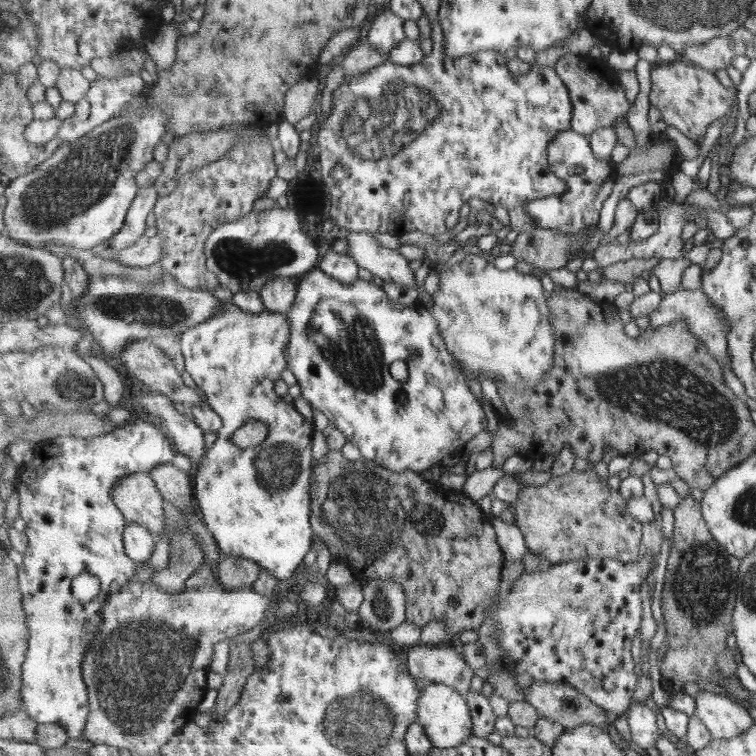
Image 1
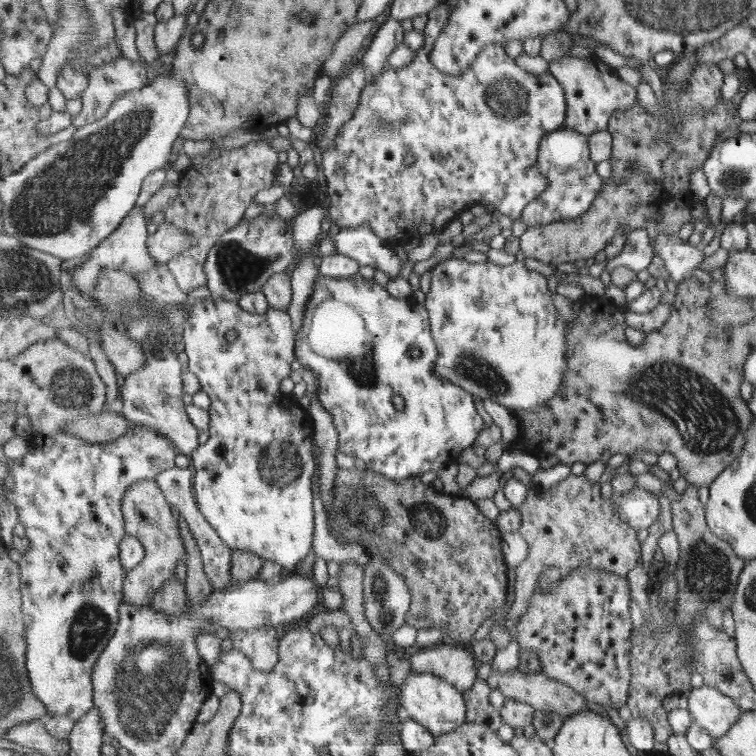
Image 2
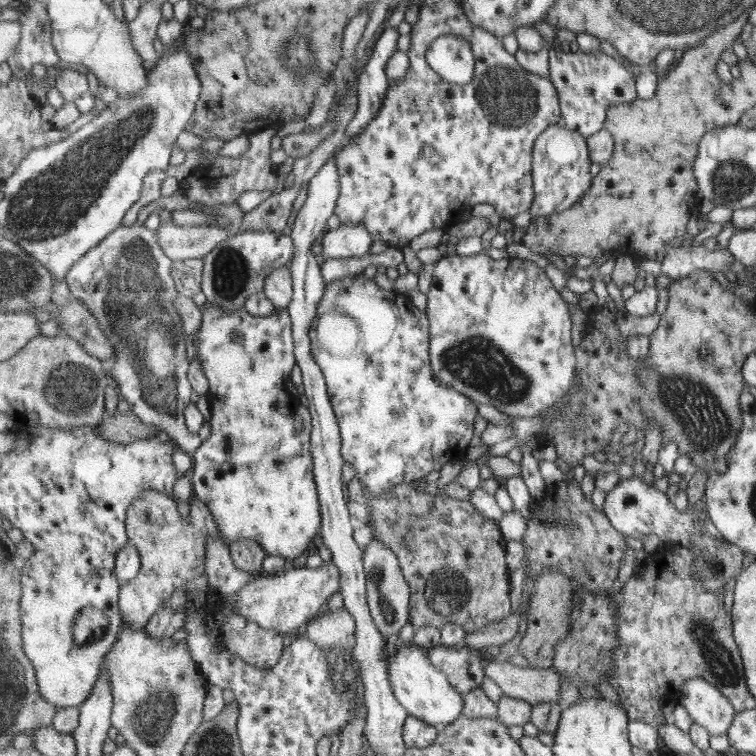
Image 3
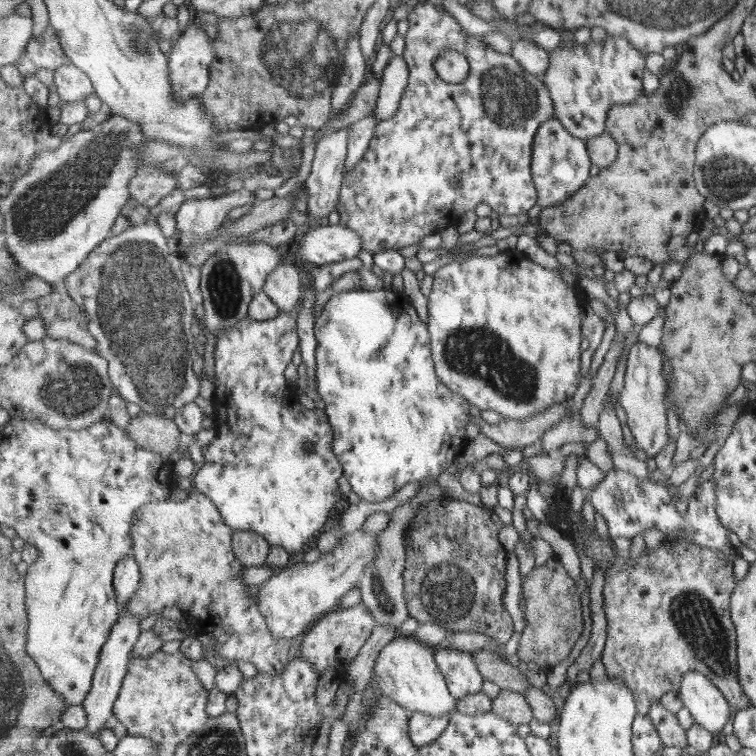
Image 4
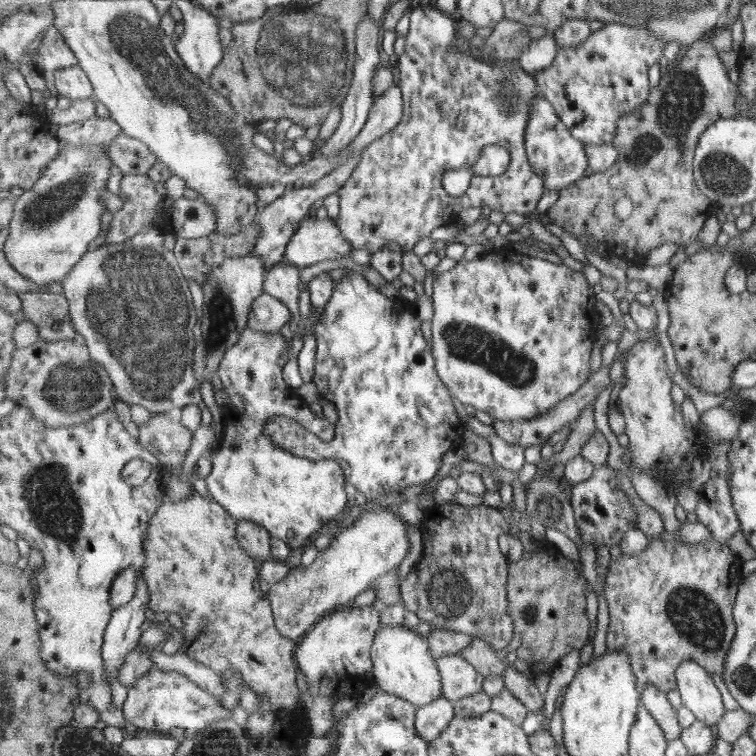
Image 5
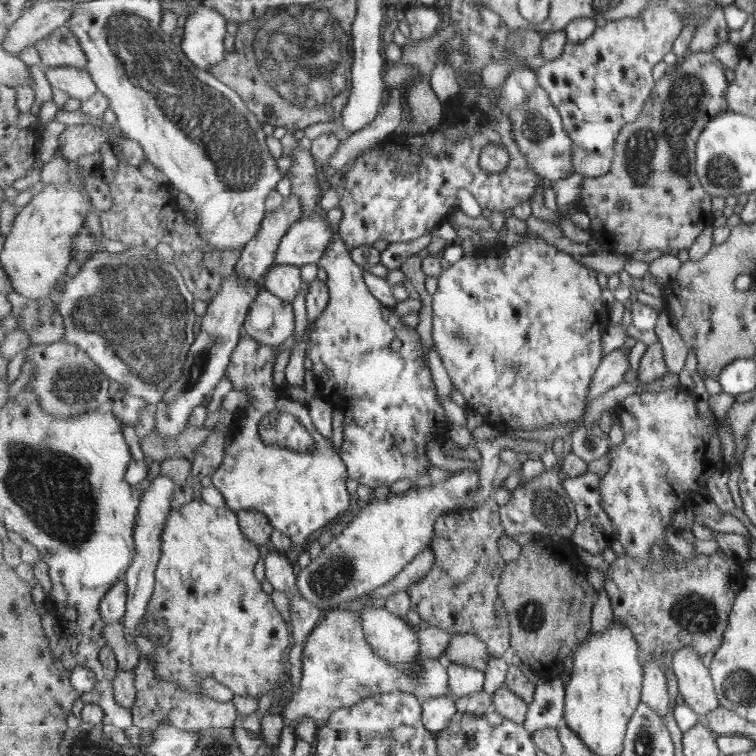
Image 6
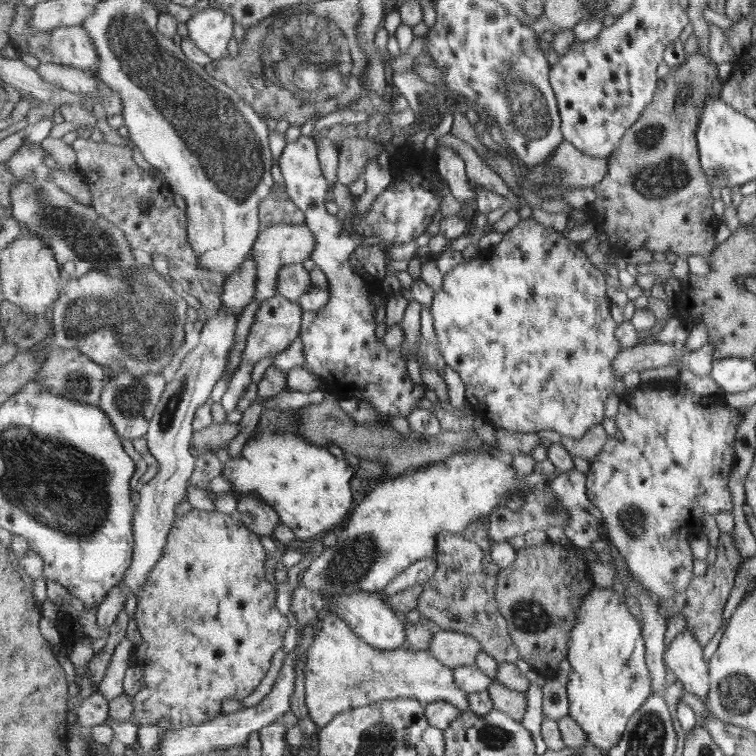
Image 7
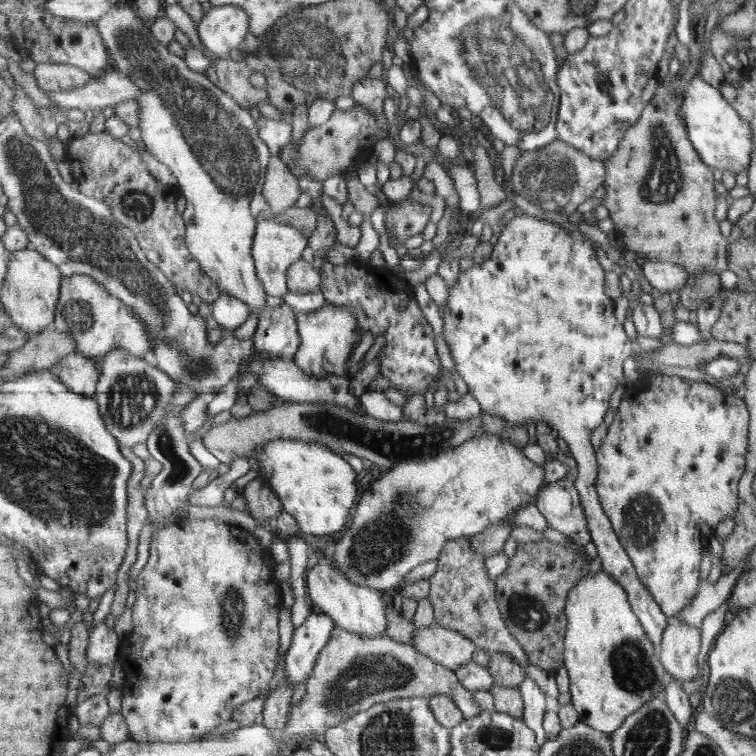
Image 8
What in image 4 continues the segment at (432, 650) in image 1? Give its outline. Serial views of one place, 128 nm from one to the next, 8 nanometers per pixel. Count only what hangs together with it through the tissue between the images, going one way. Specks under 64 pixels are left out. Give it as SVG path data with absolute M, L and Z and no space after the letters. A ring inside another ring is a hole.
M446 647L435 649L435 653L453 697L459 700L483 691L485 678L471 653Z

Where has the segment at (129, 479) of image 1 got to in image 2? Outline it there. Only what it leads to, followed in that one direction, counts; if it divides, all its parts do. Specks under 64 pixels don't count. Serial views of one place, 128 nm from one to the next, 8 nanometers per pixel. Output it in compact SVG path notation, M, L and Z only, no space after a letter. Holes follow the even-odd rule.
M142 480L129 488L124 495L124 506L122 508L126 520L126 534L136 536L143 543L146 550L145 558L141 561L141 564L128 571L128 576L124 580L124 602L130 602L137 608L148 606L152 602L160 588L175 576L179 562L184 561L185 565L188 566L186 544L180 531L180 525L178 525L179 520L175 520L175 516L171 512L171 505L156 480Z

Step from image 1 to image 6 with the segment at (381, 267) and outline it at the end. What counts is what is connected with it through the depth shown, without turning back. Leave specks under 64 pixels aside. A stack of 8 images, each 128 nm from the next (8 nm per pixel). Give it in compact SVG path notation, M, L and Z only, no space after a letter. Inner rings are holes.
M317 214L313 217L300 218L291 226L283 242L279 244L276 265L291 265L295 267L306 264L318 265L318 262L327 254L335 231L331 230Z

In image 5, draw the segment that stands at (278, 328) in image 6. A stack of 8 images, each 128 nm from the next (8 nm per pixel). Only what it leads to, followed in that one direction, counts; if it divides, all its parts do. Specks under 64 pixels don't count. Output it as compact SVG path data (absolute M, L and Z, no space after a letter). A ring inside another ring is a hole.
M264 292L253 303L248 328L257 332L280 332L289 325L291 318L291 309L284 302Z

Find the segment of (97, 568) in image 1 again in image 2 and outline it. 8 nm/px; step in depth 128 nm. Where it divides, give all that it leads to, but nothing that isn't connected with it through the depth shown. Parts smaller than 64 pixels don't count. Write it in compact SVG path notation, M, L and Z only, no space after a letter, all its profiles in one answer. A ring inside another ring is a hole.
M135 425L125 436L106 443L88 443L88 440L78 437L73 438L73 442L71 442L71 435L61 432L61 434L55 434L55 438L45 438L45 442L41 442L41 444L35 442L31 452L23 460L19 460L19 462L11 460L7 465L10 468L4 478L4 485L7 487L7 499L18 508L20 522L25 528L25 538L29 541L28 551L20 560L22 594L24 596L24 623L27 626L27 666L30 672L33 694L43 702L48 717L65 715L75 720L76 723L87 716L95 706L93 675L96 662L100 660L101 653L104 652L118 629L120 605L124 600L124 580L128 576L128 571L124 568L120 557L120 544L127 535L126 520L122 508L124 506L124 495L134 484L142 480L156 480L159 474L175 467L178 453L176 446L168 437L155 429Z

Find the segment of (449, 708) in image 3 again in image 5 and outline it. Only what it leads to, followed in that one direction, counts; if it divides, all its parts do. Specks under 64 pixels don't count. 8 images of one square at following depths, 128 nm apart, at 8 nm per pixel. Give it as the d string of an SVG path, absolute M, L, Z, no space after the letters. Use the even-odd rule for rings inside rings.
M404 624L378 628L373 645L373 662L376 666L377 687L388 694L399 696L418 708L444 697L440 670L430 651L428 639Z

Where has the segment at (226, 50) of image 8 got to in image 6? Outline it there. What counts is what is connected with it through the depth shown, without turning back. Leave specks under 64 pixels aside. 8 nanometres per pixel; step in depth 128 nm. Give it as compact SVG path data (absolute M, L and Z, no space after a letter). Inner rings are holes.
M200 4L189 11L185 21L183 40L179 44L199 68L209 70L226 58L228 20L223 14Z

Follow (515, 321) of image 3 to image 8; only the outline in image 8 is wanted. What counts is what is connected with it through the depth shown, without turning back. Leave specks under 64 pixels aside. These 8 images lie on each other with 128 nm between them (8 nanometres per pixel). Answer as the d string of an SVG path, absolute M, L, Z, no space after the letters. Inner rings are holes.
M504 201L501 204L509 204L509 206L511 206L509 210L515 212L515 218L509 222L504 229L504 232L499 236L499 240L494 246L491 259L480 265L474 263L469 270L462 272L461 275L459 275L457 284L453 285L453 287L449 287L450 295L447 306L444 308L442 318L445 340L447 344L449 344L449 350L451 350L451 356L456 362L458 373L468 384L470 391L475 395L475 398L480 400L484 411L490 412L493 416L502 416L507 419L509 423L516 425L527 426L531 420L535 422L535 424L536 422L544 421L551 426L553 430L557 430L559 436L567 442L568 448L571 450L571 455L577 462L578 476L575 481L575 487L582 498L582 505L587 515L592 542L598 550L598 556L602 558L602 568L605 572L612 574L612 577L617 579L617 582L620 582L621 586L624 586L624 589L628 592L629 602L632 603L633 610L636 611L644 629L648 632L649 638L652 638L656 647L661 649L663 633L670 623L670 619L661 610L660 604L654 599L654 596L647 590L647 587L639 578L632 558L620 541L619 536L617 536L616 530L612 525L612 520L605 512L604 506L602 505L596 490L596 482L598 476L600 476L600 464L596 457L597 448L592 445L593 431L603 424L603 420L605 420L609 410L609 404L611 404L611 398L613 398L613 392L617 390L619 384L624 382L623 378L625 378L625 374L623 374L623 364L625 364L625 360L627 360L629 356L632 356L634 344L631 343L631 338L625 334L623 324L619 322L617 316L615 316L615 301L605 294L605 270L603 270L603 264L601 264L601 260L599 260L599 254L597 250L595 250L595 246L593 246L593 240L589 240L589 238L587 238L587 240L571 238L566 235L565 230L561 230L556 224L545 220L539 220L539 218L533 218L533 216L524 215L522 210L519 207L516 207L511 201Z

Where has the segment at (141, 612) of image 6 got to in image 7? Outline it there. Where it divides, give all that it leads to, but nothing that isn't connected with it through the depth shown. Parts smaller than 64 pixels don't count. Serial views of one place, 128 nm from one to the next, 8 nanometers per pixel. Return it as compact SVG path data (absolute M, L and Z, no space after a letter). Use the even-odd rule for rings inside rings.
M222 307L215 316L207 320L200 331L199 344L183 358L179 369L170 374L168 386L160 398L156 413L150 422L147 439L148 450L158 461L159 470L139 494L134 516L134 559L123 584L138 594L148 581L149 573L163 556L170 530L176 521L175 508L187 497L187 488L196 472L197 454L193 452L193 418L199 406L204 405L215 384L223 376L229 351L235 343L235 328L239 314Z

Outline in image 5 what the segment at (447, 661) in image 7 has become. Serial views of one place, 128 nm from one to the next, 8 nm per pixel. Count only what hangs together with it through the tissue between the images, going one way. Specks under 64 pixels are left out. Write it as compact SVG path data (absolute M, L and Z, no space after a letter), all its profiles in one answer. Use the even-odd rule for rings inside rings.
M477 637L460 654L465 660L471 662L485 678L493 675L503 677L506 674L506 668L509 666L505 659L501 659L500 652L495 650L489 642Z

